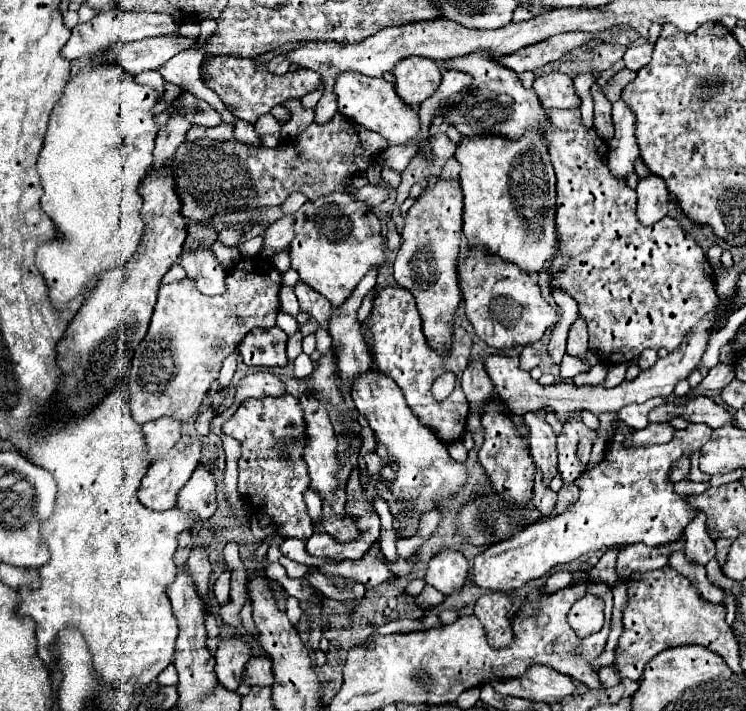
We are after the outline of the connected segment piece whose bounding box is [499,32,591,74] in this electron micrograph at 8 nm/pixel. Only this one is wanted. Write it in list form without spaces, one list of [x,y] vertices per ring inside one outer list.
[[[565,32],[557,34],[553,38],[545,38],[543,42],[537,42],[533,46],[521,48],[515,54],[501,56],[499,62],[513,72],[525,72],[525,70],[537,70],[549,62],[559,60],[561,56],[569,54],[573,48],[579,48],[591,40],[591,34],[585,32]]]

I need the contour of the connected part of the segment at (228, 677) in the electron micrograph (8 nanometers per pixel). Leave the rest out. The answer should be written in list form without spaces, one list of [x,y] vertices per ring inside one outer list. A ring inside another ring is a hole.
[[[241,638],[219,640],[219,648],[215,652],[215,674],[221,686],[235,692],[245,676],[245,664],[251,658],[249,644]]]

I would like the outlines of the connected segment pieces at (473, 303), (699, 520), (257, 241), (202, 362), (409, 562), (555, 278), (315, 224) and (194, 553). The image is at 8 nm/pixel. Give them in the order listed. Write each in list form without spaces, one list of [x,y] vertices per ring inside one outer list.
[[[461,246],[457,276],[463,290],[465,314],[477,336],[493,348],[513,348],[537,342],[557,322],[557,312],[543,300],[537,282],[519,266],[489,254],[483,246]]]
[[[699,512],[685,528],[685,556],[695,564],[705,566],[715,556],[715,542],[707,534],[705,514]]]
[[[261,236],[251,238],[251,240],[247,240],[247,242],[243,242],[243,244],[239,246],[239,252],[241,252],[243,256],[249,256],[249,254],[259,254],[261,250],[263,250],[263,238],[261,238]]]
[[[253,256],[235,262],[225,276],[227,290],[221,296],[205,296],[197,290],[191,278],[159,288],[159,298],[149,324],[147,336],[141,340],[133,354],[133,366],[129,372],[131,388],[131,412],[137,424],[157,420],[161,416],[171,416],[175,420],[187,422],[199,412],[199,406],[213,384],[219,378],[223,360],[239,346],[239,342],[255,328],[275,326],[275,316],[279,312],[279,288],[281,274],[273,268],[269,258]]]
[[[415,552],[413,556],[409,556],[407,560],[397,556],[397,560],[395,560],[395,562],[387,562],[387,566],[389,566],[389,570],[393,572],[393,576],[407,576],[407,574],[411,574],[415,562],[417,562],[417,552]]]
[[[579,106],[569,110],[551,108],[545,112],[547,120],[543,130],[557,174],[555,222],[559,254],[553,256],[549,266],[551,288],[567,292],[577,302],[579,318],[583,318],[589,328],[589,348],[599,354],[603,364],[629,362],[645,348],[677,350],[685,334],[719,302],[713,290],[713,268],[703,248],[685,234],[681,224],[671,216],[665,216],[653,226],[641,226],[635,216],[635,190],[631,190],[625,180],[609,174],[605,162],[609,146],[593,128],[583,126]]]
[[[333,192],[319,200],[303,204],[295,212],[295,240],[291,242],[291,268],[299,272],[301,280],[309,284],[313,290],[323,294],[335,308],[341,306],[357,288],[361,278],[369,270],[379,270],[385,264],[385,244],[381,236],[381,222],[371,212],[365,202],[357,202],[357,198],[345,192]]]
[[[197,546],[191,550],[185,568],[189,570],[189,574],[195,578],[197,584],[197,592],[201,594],[201,598],[205,602],[209,602],[207,598],[207,582],[209,582],[209,574],[211,574],[211,562],[209,562],[209,554],[203,546]]]

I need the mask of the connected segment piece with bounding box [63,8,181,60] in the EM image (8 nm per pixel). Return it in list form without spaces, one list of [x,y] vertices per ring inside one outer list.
[[[113,8],[107,14],[97,14],[89,22],[81,22],[71,30],[71,38],[67,40],[63,48],[63,56],[67,60],[77,60],[87,54],[95,54],[99,50],[105,50],[107,46],[115,42],[133,42],[133,40],[143,40],[151,36],[163,36],[179,30],[179,22],[171,18],[169,14],[159,14],[159,12],[125,12],[121,8]]]

